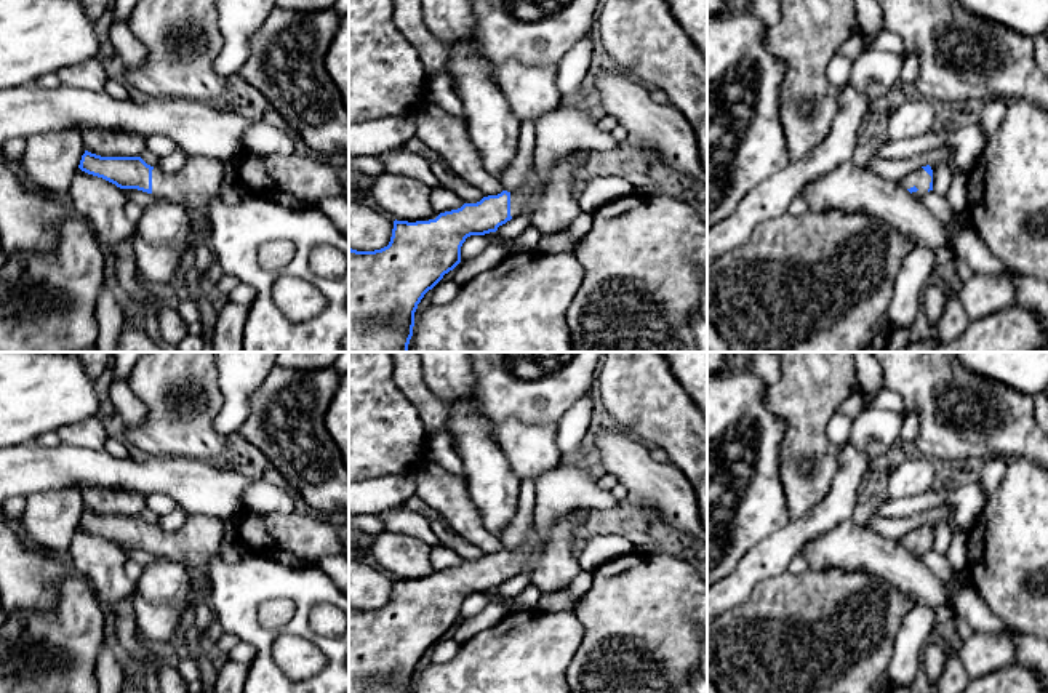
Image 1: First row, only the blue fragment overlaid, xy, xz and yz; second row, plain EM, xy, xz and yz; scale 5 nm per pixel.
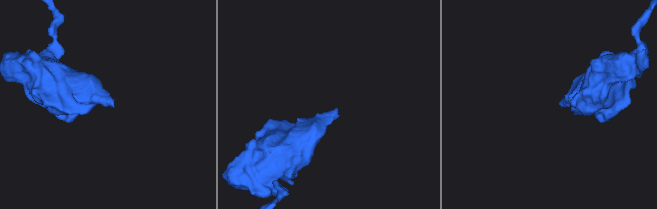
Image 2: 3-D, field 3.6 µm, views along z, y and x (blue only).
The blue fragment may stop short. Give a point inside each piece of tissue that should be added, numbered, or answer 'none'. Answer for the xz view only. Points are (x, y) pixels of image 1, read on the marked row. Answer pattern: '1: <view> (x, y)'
1: xz (551, 204)

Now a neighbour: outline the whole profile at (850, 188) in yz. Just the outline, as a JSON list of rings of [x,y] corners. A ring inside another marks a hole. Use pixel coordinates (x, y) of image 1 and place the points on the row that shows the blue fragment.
[[[853,160],[800,190],[811,211],[864,211],[891,226],[914,245],[950,250],[946,226],[901,182],[877,176]]]

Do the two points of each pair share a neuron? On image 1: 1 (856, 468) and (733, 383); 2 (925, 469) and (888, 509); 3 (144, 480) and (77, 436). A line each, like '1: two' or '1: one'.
1: two
2: two
3: two

